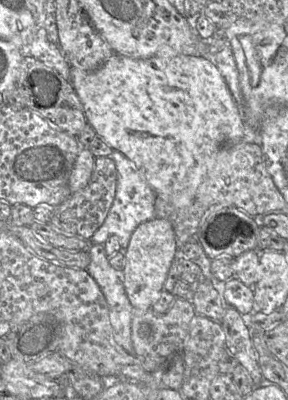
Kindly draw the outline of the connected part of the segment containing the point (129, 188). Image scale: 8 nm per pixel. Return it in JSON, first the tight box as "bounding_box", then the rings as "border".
{"bounding_box":[90,150,156,250],"border":[[[113,150],[110,158],[114,161],[117,171],[116,193],[111,208],[103,224],[90,239],[91,244],[104,244],[110,236],[118,238],[122,250],[126,250],[133,231],[141,223],[156,218],[156,194],[146,181],[144,174],[122,153]]]}

